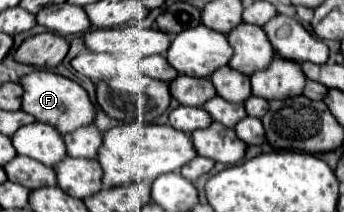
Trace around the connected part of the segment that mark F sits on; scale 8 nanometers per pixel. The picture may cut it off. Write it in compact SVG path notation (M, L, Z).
M34 70L28 76L20 78L20 84L24 88L24 96L22 96L24 112L32 114L38 122L54 126L60 134L74 132L76 128L92 124L96 118L96 106L92 104L88 92L70 78L64 78L48 70Z

